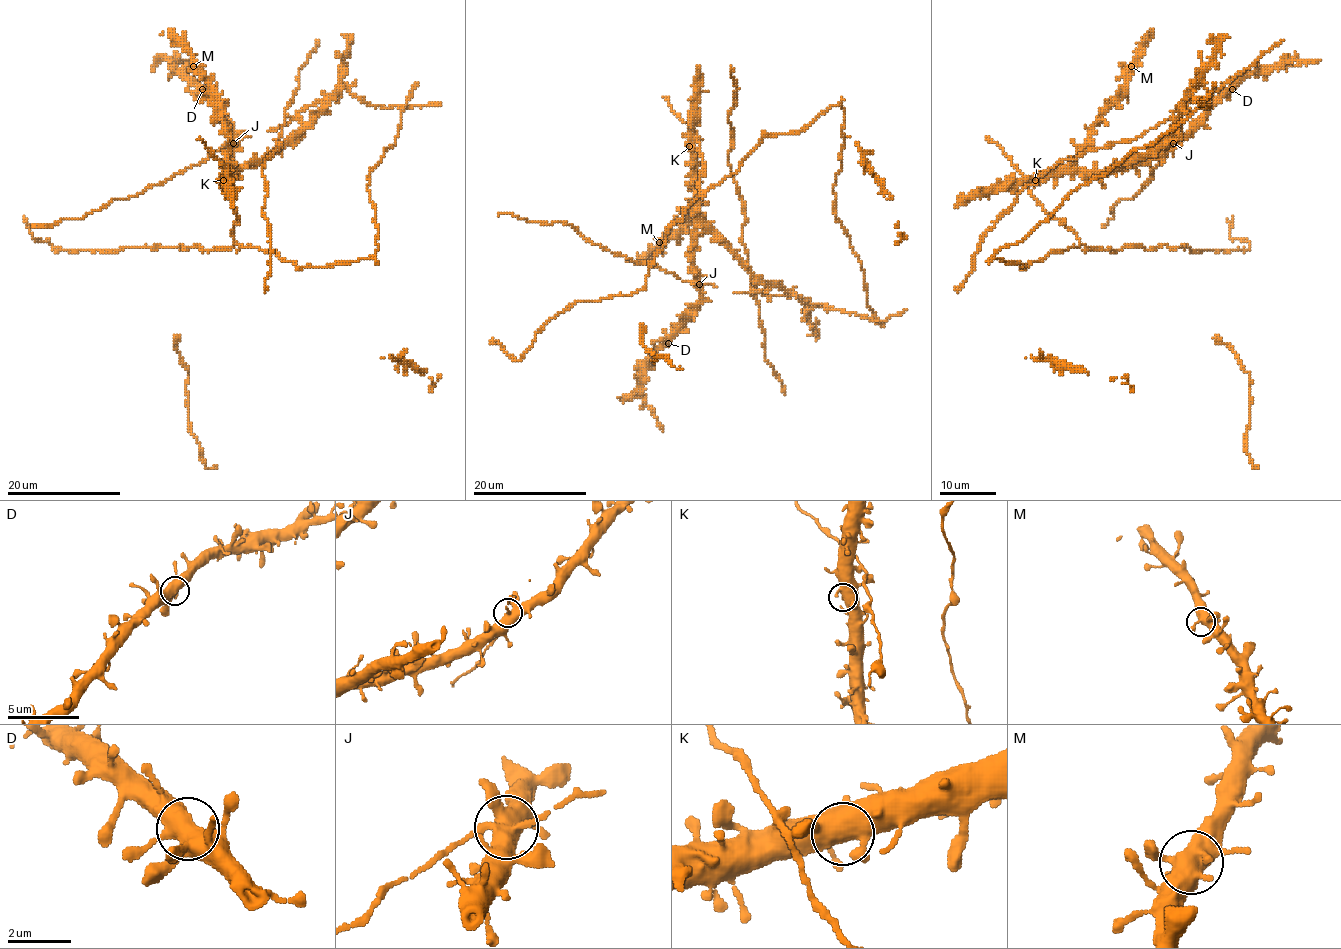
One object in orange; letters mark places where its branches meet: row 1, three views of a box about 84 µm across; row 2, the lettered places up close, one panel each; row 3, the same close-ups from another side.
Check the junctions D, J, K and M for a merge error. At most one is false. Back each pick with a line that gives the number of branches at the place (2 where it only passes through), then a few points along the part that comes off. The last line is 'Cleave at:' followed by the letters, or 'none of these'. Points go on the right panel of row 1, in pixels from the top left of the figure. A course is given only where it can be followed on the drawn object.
Cleave at: none of these

